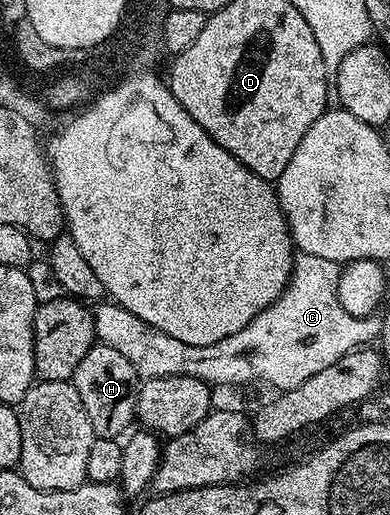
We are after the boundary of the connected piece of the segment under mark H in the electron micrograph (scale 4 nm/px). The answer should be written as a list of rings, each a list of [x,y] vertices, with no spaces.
[[[97,344],[82,356],[71,384],[78,396],[82,396],[82,408],[86,408],[86,416],[90,416],[90,428],[95,437],[119,439],[129,433],[128,425],[137,421],[136,405],[141,381],[134,364],[130,364],[118,348]]]

